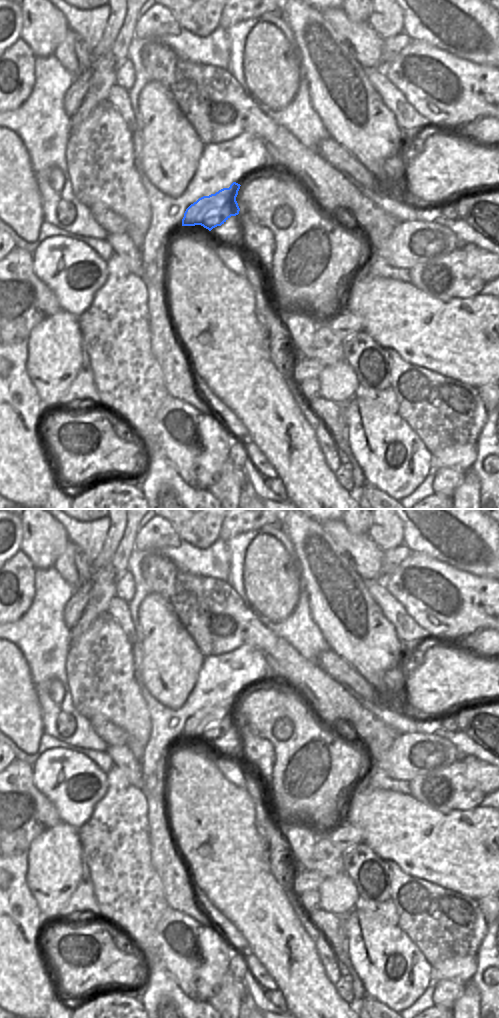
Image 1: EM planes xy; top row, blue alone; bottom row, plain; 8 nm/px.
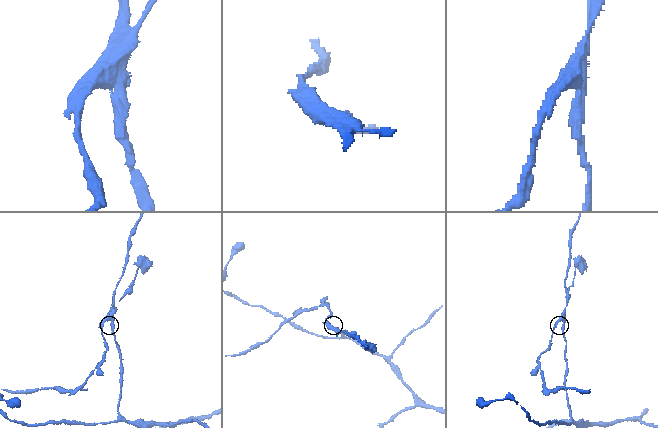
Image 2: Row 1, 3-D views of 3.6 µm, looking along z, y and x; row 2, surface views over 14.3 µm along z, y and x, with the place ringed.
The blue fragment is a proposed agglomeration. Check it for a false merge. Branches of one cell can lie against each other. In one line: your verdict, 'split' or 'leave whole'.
split

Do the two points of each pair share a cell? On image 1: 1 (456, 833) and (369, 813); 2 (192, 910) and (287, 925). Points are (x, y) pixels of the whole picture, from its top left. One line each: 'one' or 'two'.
1: one
2: two

